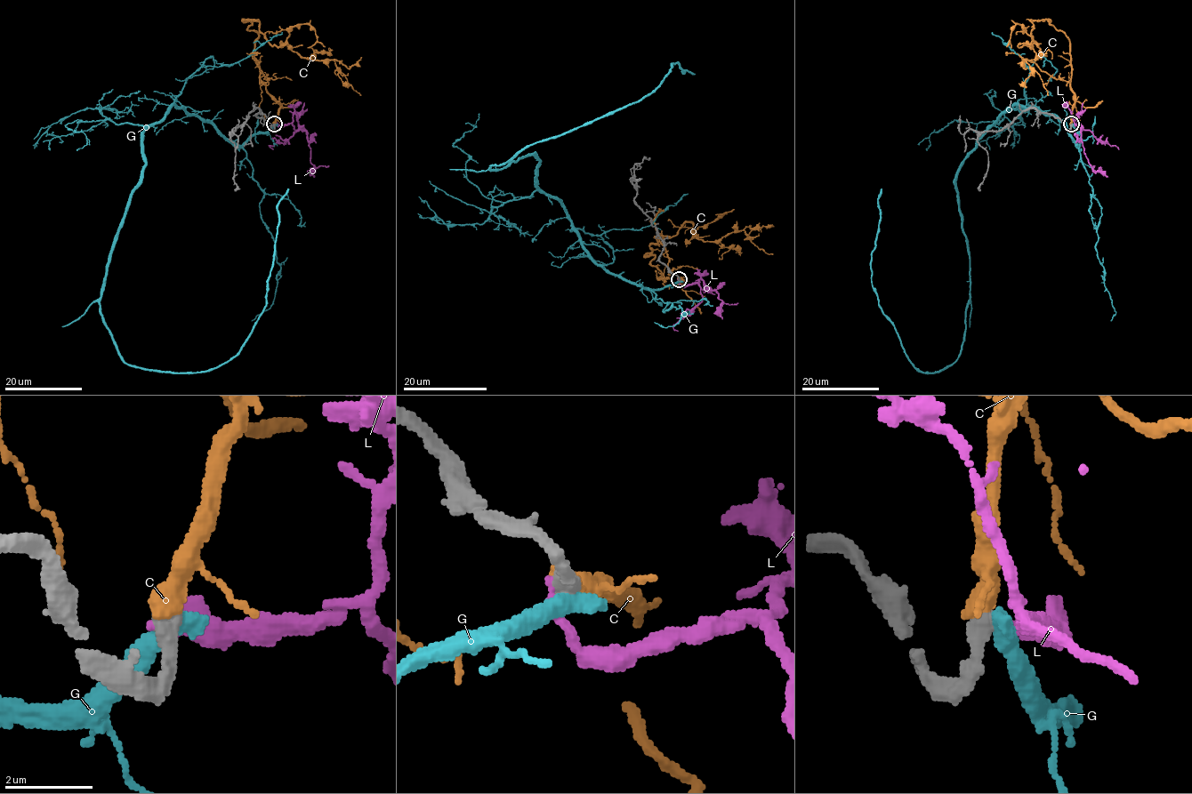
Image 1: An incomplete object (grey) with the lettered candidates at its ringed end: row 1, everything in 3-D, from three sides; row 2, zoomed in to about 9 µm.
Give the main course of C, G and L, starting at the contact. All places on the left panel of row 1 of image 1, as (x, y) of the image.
C: (274, 124), (280, 104), (260, 78), (258, 34), (247, 20), (277, 46), (333, 60), (360, 95)
G: (275, 124), (231, 144), (173, 105), (143, 132), (100, 302), (118, 356), (231, 359), (289, 188)
L: (272, 124), (289, 124), (295, 115), (306, 134), (314, 177)

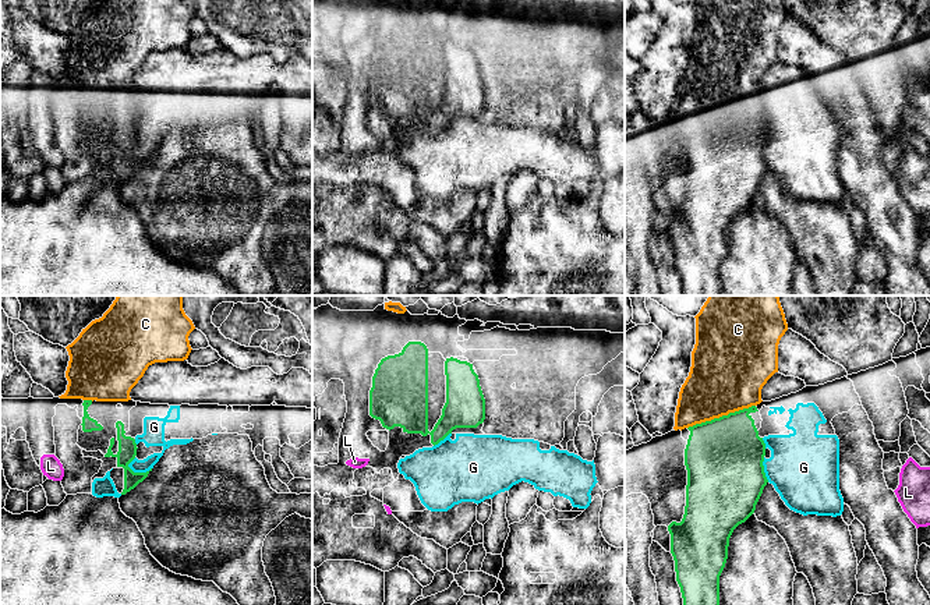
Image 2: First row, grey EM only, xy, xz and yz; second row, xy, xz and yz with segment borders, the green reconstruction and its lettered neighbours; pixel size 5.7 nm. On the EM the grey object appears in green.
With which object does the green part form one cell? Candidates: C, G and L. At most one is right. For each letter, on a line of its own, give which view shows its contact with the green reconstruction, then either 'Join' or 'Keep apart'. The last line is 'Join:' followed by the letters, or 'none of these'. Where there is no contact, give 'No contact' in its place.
C: Touches green in yz. Join
G: Touches green in xy. Keep apart
L: No contact. Keep apart
Join: C

